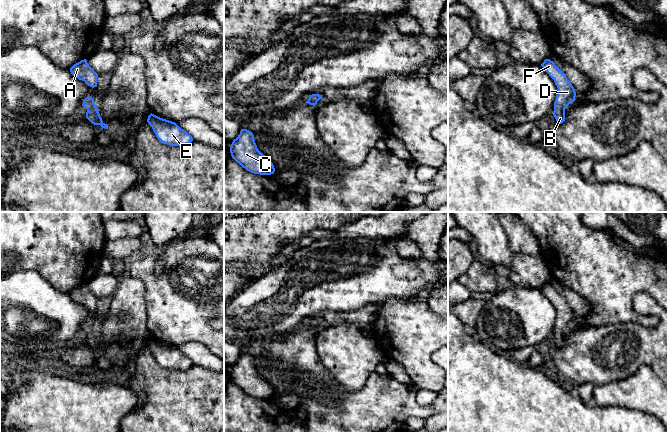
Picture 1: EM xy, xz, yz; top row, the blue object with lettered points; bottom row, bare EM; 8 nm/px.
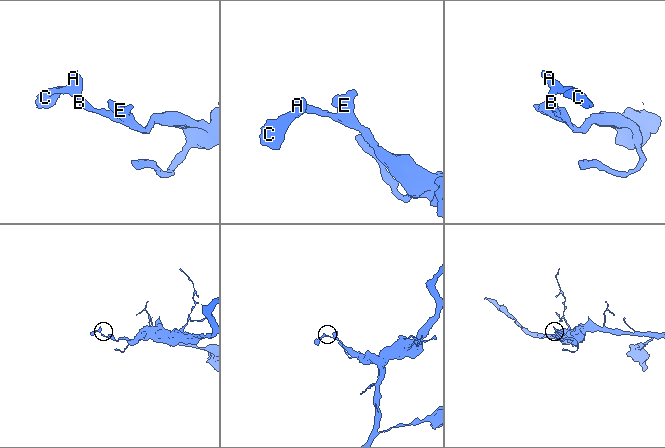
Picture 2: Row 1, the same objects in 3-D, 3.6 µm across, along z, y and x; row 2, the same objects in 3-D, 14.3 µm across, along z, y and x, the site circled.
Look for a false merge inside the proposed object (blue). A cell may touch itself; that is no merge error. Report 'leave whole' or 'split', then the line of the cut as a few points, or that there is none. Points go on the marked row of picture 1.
leave whole; no cut

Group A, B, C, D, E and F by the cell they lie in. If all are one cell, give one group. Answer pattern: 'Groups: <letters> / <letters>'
Groups: A B C D E F

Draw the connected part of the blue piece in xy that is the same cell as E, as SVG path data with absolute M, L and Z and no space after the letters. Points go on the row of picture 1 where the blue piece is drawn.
M152 113L148 116L147 122L163 144L185 147L193 141L191 135L175 122L160 118Z

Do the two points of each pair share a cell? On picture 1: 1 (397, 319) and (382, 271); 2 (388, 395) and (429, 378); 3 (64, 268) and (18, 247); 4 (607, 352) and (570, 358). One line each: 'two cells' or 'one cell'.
1: two cells
2: two cells
3: one cell
4: one cell

